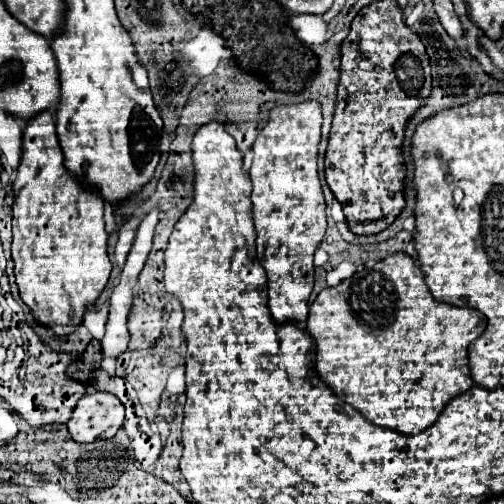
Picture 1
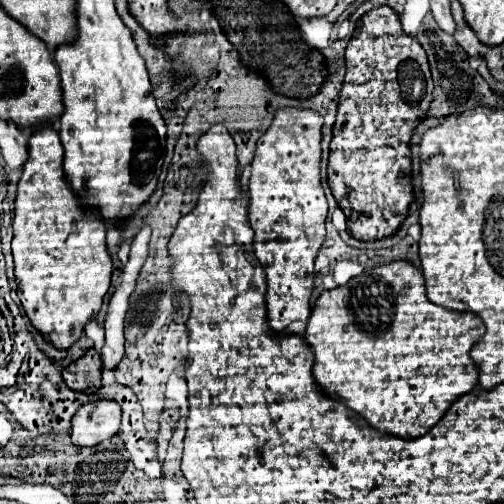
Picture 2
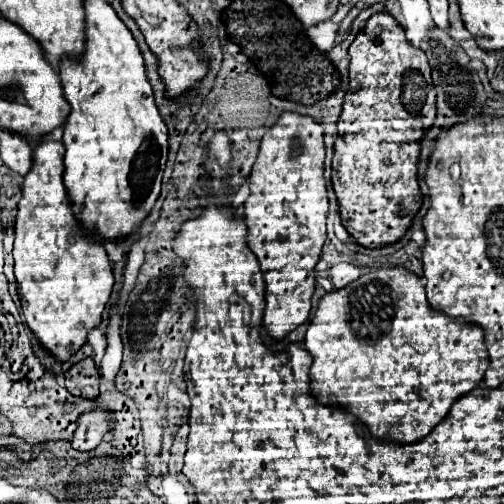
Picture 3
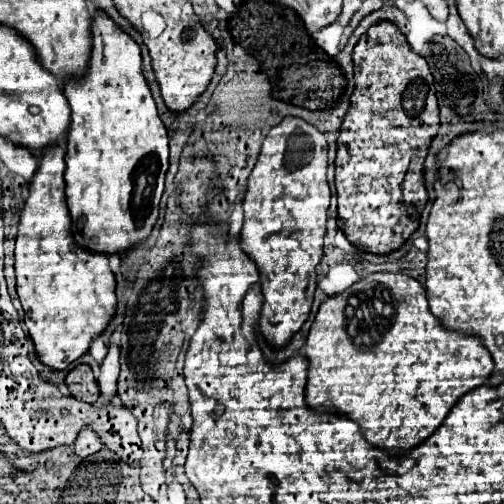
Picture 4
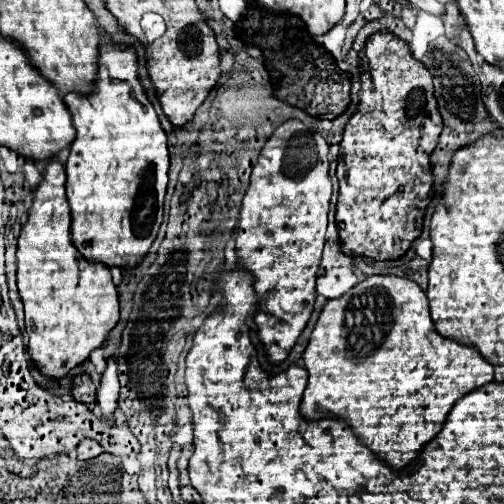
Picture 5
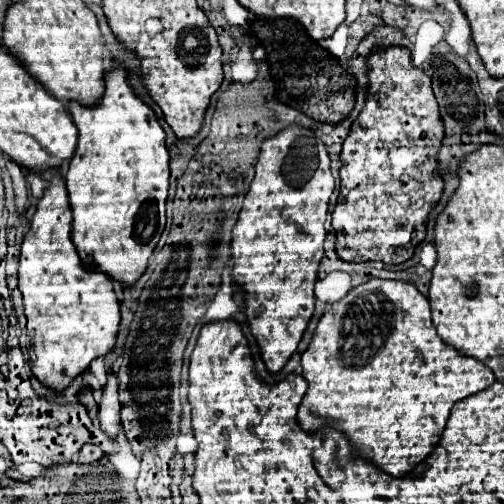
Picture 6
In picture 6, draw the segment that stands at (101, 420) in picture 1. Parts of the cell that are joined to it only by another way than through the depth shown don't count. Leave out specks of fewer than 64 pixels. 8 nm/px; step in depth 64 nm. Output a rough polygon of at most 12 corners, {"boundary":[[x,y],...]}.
{"boundary":[[96,444],[80,448],[78,462],[96,462],[104,452]]}

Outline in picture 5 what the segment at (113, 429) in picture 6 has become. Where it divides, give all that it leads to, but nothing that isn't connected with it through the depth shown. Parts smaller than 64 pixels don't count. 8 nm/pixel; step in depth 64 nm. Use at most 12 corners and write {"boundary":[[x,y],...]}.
{"boundary":[[106,360],[96,402],[112,420],[118,402],[118,364]]}

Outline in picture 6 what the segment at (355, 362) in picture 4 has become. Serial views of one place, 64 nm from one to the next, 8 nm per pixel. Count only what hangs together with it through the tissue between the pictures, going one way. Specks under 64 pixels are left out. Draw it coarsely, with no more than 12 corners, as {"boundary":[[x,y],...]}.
{"boundary":[[414,284],[324,312],[302,428],[404,476],[454,402],[492,386]]}

